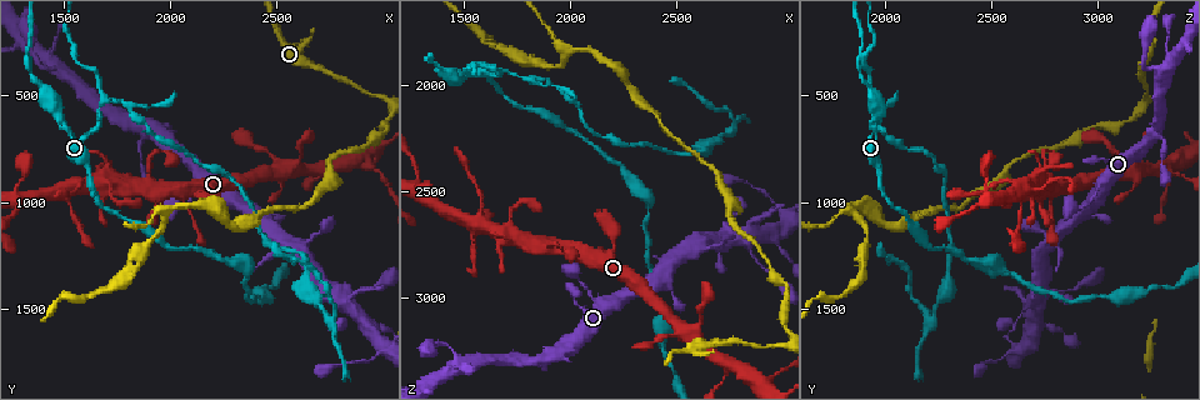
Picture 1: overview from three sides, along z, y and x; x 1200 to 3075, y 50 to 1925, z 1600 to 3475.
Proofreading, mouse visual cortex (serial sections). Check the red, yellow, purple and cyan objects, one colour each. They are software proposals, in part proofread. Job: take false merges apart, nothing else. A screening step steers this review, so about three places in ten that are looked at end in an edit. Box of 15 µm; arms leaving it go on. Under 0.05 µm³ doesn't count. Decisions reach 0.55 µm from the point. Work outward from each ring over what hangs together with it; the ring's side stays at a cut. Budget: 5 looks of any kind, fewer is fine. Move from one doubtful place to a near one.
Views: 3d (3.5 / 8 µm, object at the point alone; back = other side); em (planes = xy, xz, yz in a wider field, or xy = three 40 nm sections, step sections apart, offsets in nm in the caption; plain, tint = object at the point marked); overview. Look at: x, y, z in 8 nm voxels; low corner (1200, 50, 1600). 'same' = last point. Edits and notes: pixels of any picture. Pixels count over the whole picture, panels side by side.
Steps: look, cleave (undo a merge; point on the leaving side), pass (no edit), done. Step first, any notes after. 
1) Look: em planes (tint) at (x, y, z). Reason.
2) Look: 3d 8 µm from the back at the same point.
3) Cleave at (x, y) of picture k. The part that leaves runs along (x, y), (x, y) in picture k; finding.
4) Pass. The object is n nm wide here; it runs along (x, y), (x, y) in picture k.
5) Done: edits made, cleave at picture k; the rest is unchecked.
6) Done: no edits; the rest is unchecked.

Look: 3d 3.5 µm at (1450, 360, 3230). Abrupt turn.

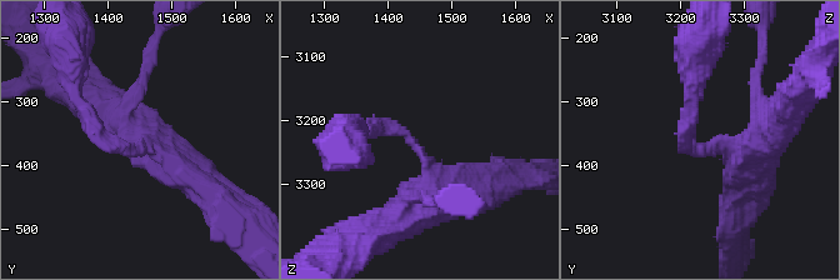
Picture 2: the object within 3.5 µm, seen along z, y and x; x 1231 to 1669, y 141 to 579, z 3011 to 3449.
Look: em xy step 1 (tint) at (1440, 375, 3230).

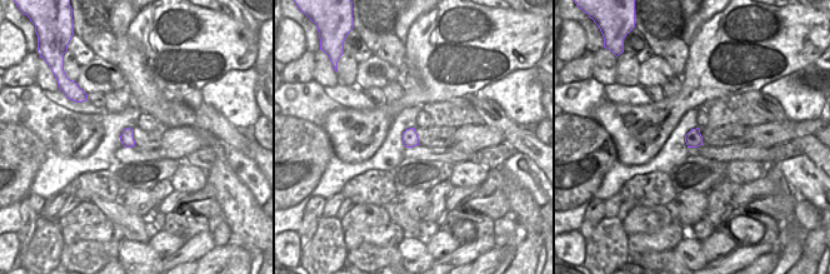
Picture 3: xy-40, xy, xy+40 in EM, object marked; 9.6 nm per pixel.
Pass. The arms are 200, 450 nm wide; it runs along (178, 165), (111, 146), (74, 96) in picture 2; continuous, no second cell.

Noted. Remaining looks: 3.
Look: 3d 8 µm at (1690, 530, 1930). Abrupt turn.

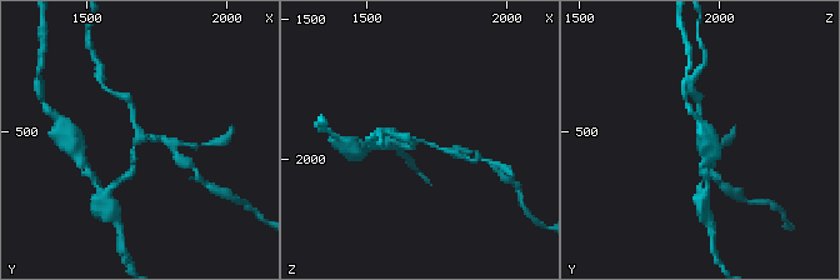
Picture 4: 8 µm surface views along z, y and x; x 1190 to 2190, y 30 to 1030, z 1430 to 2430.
Look: em xy step 1 (tint) at (1690, 550, 1940).

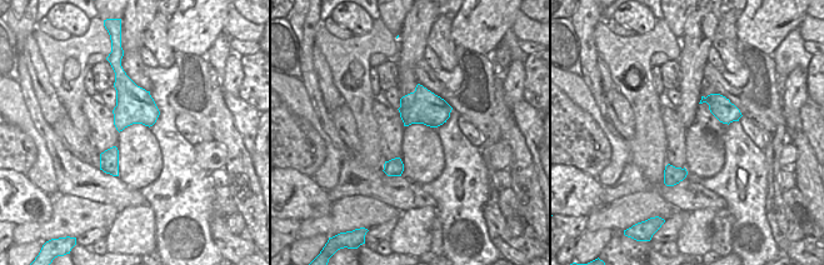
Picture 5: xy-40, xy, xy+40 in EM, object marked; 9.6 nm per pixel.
Pass. The arms are 100, 150, 150 nm wide; it runs along (128, 174), (139, 140), (168, 144) in picture 4; one cell here.

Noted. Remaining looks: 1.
Done: no edits; the rest is unchecked.

